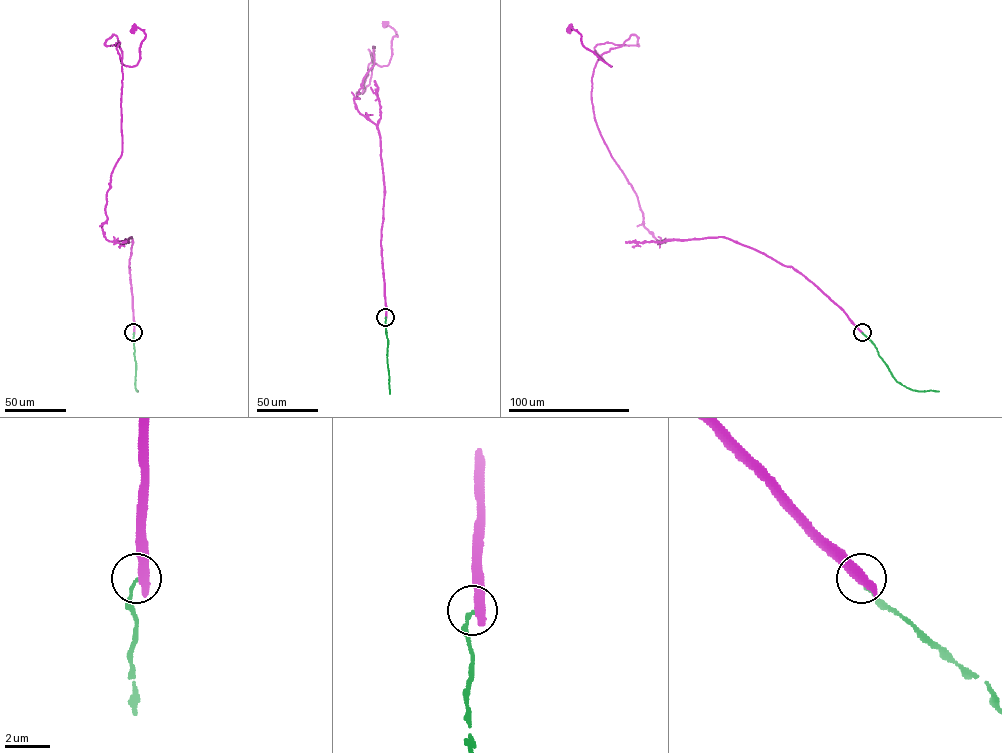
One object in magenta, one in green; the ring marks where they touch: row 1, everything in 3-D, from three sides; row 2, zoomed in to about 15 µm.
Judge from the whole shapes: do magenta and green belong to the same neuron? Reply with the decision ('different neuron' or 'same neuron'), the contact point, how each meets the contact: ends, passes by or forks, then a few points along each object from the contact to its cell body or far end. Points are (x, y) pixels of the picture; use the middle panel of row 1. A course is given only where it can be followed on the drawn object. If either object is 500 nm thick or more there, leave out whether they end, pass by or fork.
different neuron; place (385, 317); course magenta (386, 317), (380, 137), (354, 99), (368, 49), (391, 58), (382, 22); course green (385, 317), (389, 394)

